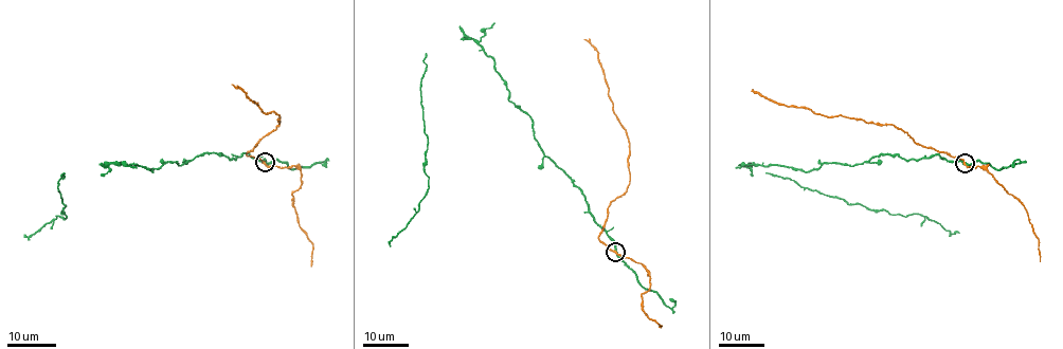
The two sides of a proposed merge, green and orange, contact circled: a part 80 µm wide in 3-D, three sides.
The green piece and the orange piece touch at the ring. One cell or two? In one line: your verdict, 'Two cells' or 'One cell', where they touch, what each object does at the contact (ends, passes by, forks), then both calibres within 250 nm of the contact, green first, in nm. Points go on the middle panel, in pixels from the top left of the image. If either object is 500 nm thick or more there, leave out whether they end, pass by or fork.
Two cells. Place: (615, 252). At the ring green passes by. At the ring orange passes by. Thickness 360 nm (green) against 240 nm

